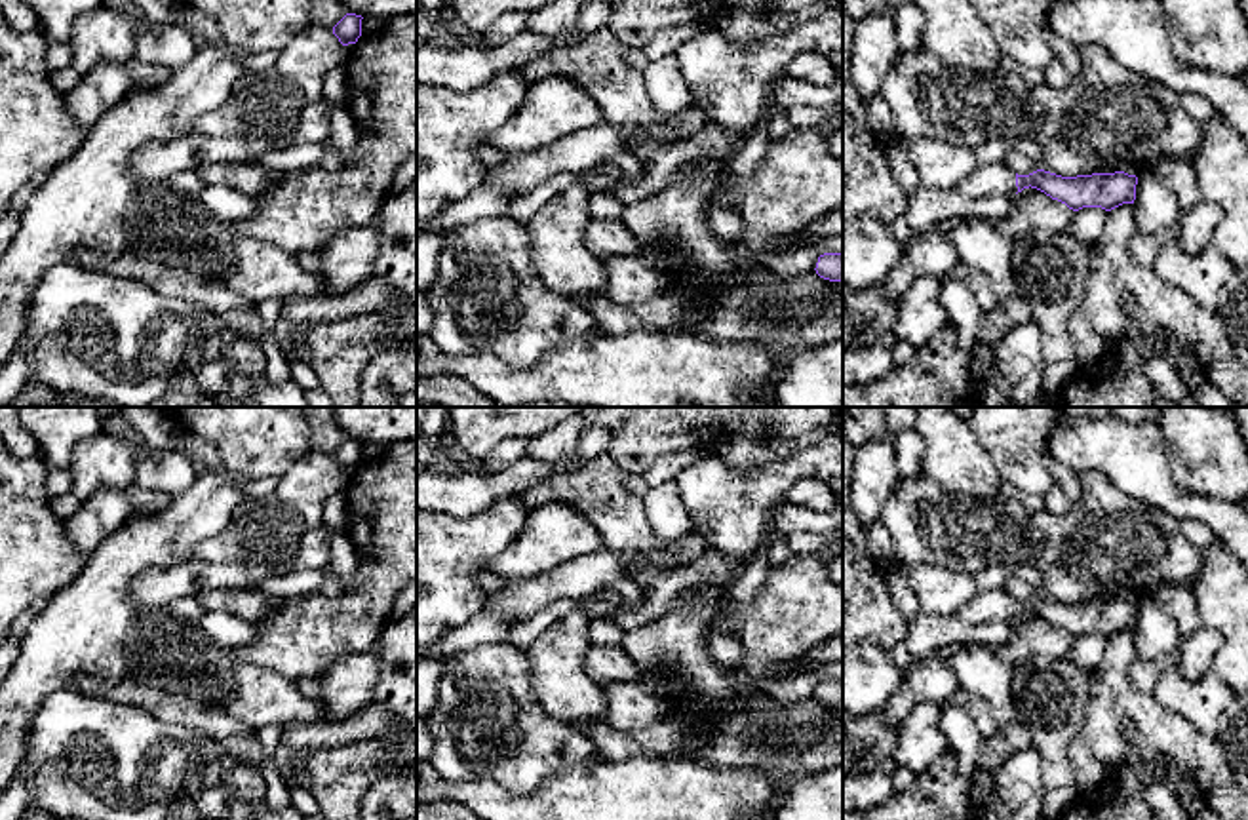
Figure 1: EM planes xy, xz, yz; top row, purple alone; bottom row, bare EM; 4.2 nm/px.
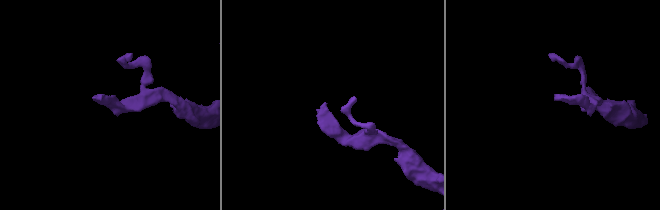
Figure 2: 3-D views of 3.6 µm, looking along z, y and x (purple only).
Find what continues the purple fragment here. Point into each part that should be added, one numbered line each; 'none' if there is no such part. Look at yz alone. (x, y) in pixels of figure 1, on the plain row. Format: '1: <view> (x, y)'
1: yz (984, 605)

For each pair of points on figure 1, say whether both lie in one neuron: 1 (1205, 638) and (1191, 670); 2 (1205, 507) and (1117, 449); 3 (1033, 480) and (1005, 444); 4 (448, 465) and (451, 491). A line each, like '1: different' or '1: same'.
1: same
2: same
3: same
4: different

